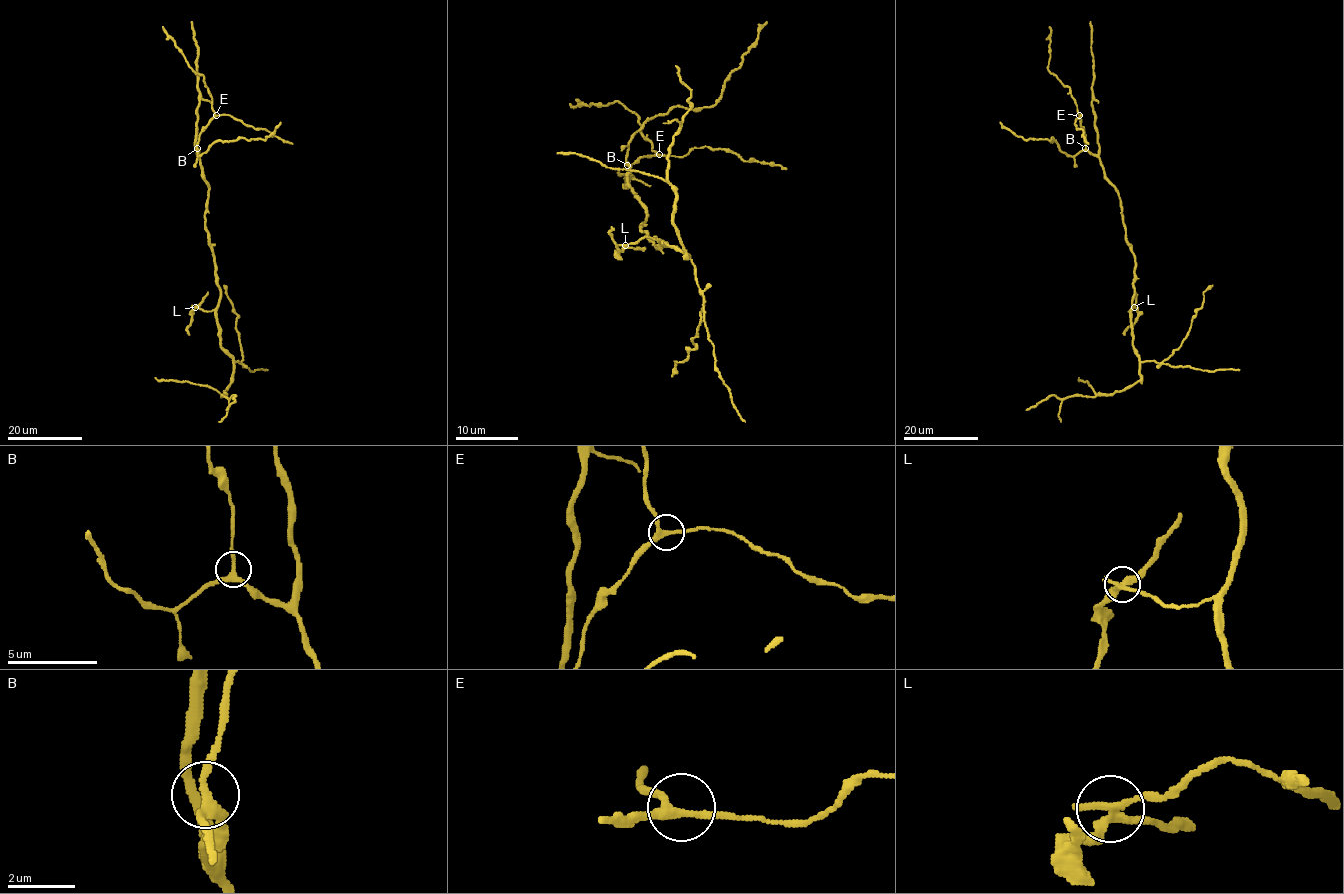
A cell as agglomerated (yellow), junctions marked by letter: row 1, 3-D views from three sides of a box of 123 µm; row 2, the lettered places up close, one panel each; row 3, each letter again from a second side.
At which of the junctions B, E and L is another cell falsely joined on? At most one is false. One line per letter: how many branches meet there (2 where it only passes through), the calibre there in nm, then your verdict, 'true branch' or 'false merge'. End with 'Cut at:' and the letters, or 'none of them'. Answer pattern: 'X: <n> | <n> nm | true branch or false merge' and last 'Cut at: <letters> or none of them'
B: 3 | 240 nm | true branch
E: 3 | 240 nm | true branch
L: 3 | 260 nm | false merge
Cut at: L

